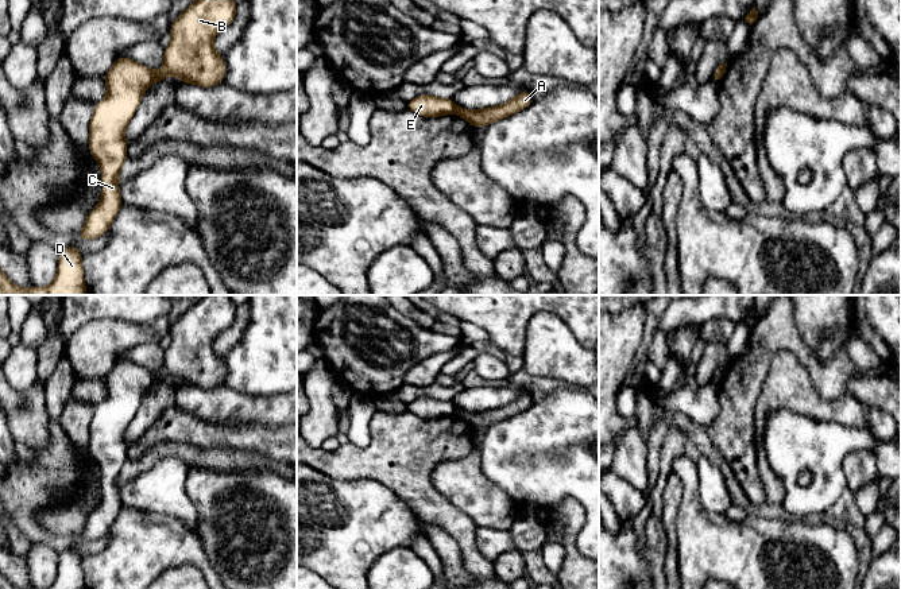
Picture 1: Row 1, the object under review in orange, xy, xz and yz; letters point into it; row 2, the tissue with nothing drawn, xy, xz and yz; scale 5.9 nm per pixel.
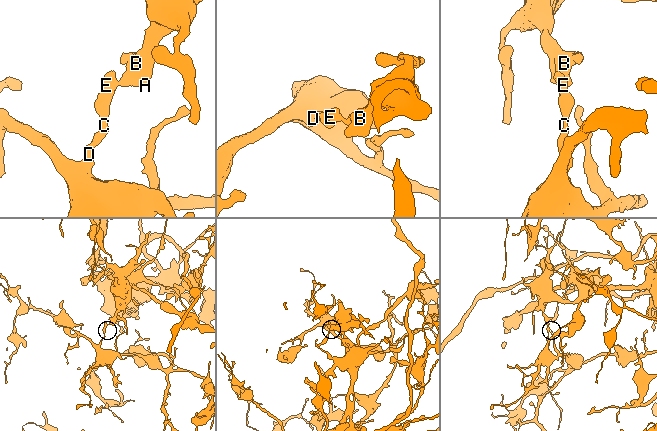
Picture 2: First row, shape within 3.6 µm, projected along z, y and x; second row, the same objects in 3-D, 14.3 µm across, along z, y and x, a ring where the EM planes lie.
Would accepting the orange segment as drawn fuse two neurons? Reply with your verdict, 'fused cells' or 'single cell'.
fused cells

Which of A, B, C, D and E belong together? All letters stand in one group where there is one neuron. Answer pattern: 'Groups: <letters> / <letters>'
Groups: A B / C D E

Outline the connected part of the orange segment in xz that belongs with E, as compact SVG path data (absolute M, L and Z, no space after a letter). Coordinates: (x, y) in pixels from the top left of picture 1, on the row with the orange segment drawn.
M421 94L410 100L406 109L422 117L440 117L455 113L456 108L450 97L440 98L430 94Z

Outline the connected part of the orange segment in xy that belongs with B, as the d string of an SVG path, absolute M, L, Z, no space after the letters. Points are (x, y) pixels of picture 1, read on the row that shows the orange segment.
M196 0L170 27L171 42L165 49L163 69L154 71L154 82L175 75L183 84L212 88L221 84L225 62L213 47L214 36L236 15L235 0Z

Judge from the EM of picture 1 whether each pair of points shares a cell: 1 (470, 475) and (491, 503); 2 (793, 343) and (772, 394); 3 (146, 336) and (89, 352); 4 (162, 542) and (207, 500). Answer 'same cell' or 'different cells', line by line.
1: same cell
2: different cells
3: same cell
4: different cells

